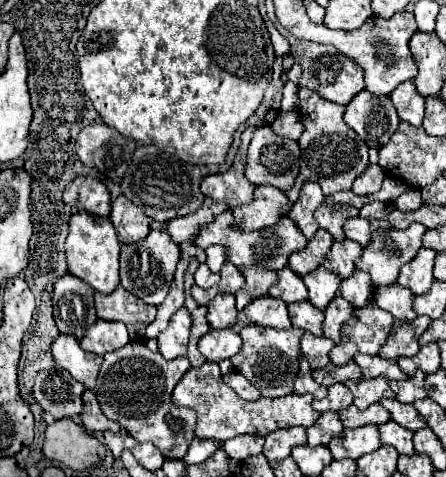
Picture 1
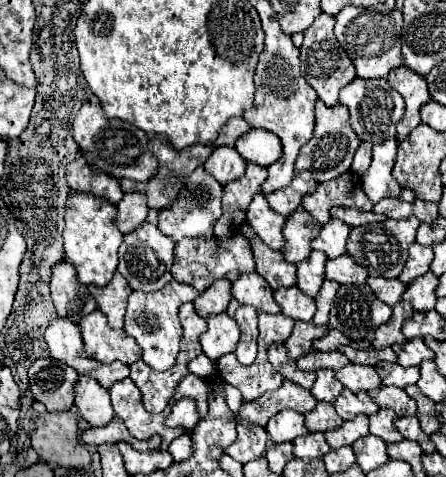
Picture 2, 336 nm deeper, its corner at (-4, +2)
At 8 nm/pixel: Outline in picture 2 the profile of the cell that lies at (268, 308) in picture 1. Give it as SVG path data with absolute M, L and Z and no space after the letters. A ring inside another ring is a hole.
M244 272L236 282L232 282L232 296L244 304L254 306L266 314L278 314L280 306L272 300L272 288L258 272Z

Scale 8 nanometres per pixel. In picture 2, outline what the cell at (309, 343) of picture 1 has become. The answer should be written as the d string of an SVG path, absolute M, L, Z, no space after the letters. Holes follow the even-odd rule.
M296 322L294 330L290 334L290 338L284 342L286 352L292 360L298 360L300 356L304 356L304 352L308 352L312 348L312 340L324 336L326 326L316 326L312 322Z

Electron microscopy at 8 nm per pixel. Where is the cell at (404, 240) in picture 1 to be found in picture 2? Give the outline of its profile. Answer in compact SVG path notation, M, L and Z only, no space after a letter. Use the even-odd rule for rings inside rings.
M406 218L406 220L382 220L380 224L364 224L360 228L352 228L346 244L348 254L360 266L364 266L370 276L398 278L408 260L408 246L414 242L418 226L420 226L420 220Z

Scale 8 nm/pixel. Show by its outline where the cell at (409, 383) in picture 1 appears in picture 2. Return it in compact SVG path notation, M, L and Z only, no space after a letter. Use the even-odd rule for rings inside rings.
M390 362L376 364L376 372L380 374L384 386L400 386L400 388L406 388L410 384L416 384L418 378L420 378L418 366L404 368L400 364L390 364Z

